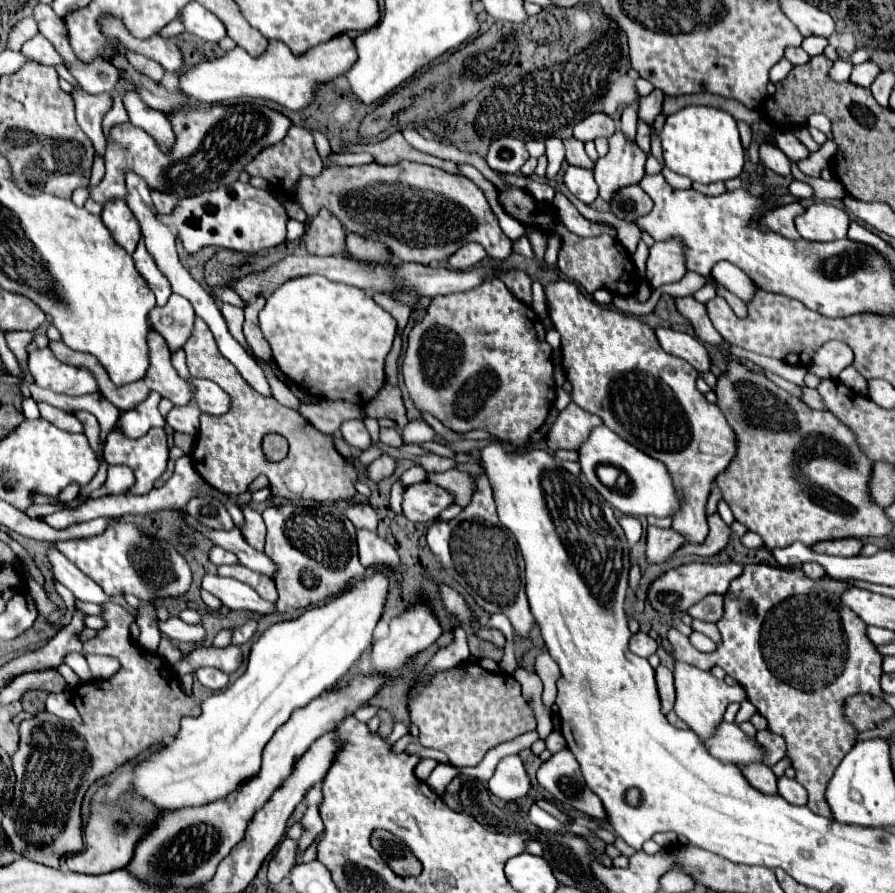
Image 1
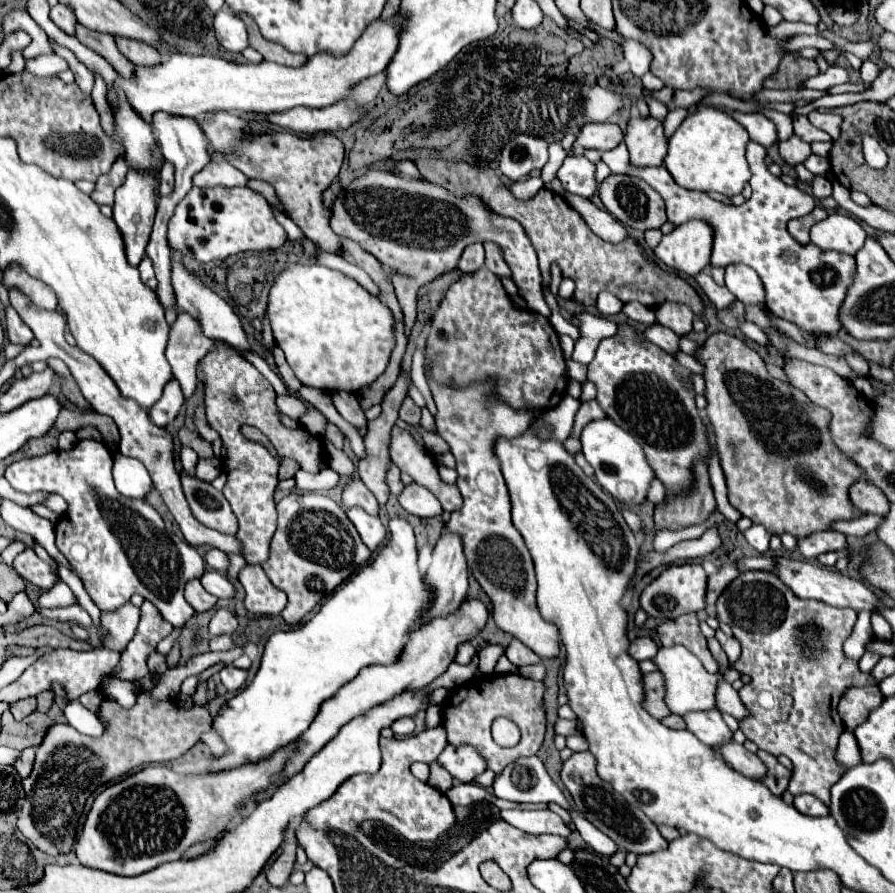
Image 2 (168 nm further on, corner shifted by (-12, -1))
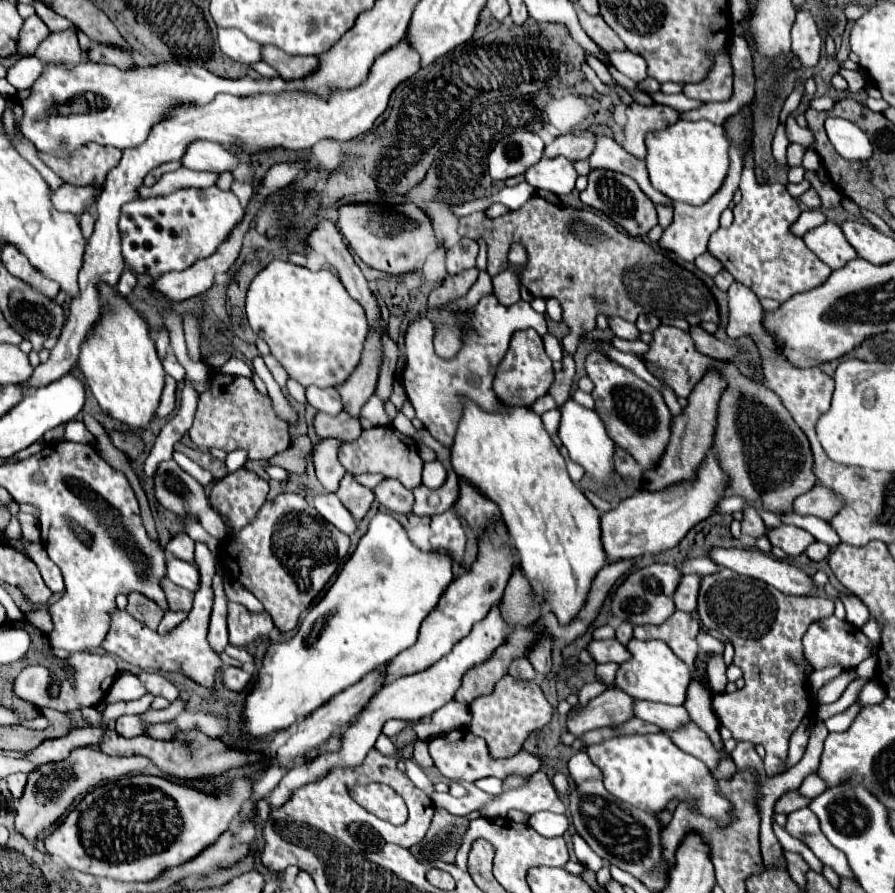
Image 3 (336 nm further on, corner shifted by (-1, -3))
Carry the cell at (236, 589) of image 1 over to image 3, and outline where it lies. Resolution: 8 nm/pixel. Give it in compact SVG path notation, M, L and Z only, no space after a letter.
M168 556L168 578L190 592L198 590L198 568L174 556Z

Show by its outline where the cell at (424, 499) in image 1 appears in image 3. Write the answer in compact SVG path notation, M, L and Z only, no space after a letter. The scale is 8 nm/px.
M384 480L374 488L376 500L396 514L410 514L414 506L412 490L404 488L398 480Z

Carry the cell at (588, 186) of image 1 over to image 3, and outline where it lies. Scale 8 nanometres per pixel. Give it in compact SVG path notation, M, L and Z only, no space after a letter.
M542 158L538 164L530 166L524 176L534 188L564 196L574 190L578 174L568 158Z

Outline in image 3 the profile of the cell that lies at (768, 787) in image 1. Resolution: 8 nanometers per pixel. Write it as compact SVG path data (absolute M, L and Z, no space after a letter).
M690 724L678 732L666 732L674 744L678 744L686 754L692 754L694 758L700 758L710 770L718 768L718 762L726 758L724 750L716 750L716 746L710 744L710 738L704 730L700 730L696 724Z

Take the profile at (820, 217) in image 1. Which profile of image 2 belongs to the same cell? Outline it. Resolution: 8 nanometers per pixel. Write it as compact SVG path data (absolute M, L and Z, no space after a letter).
M833 212L819 224L811 228L811 242L823 250L835 250L849 256L855 256L867 234L861 228L861 224L845 214Z

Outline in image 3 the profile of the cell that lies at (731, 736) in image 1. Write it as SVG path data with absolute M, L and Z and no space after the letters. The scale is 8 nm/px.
M636 700L634 706L636 718L642 718L646 722L652 722L660 726L662 730L680 730L682 726L688 726L690 714L684 710L684 706L668 706L668 704L658 704L658 702L646 702L646 700Z

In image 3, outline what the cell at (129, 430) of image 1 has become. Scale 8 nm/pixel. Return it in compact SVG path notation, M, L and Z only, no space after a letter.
M166 376L166 386L162 390L162 398L160 398L160 406L156 410L156 418L170 416L174 408L176 408L176 380Z

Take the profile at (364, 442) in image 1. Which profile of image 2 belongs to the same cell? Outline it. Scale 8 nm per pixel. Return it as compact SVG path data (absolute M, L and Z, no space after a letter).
M331 392L331 400L333 406L337 408L337 412L355 428L363 428L367 426L367 418L357 402L357 396L351 392Z

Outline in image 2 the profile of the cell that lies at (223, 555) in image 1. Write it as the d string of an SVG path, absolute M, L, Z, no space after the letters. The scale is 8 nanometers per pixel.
M211 548L209 552L205 552L205 562L207 562L211 568L215 568L217 572L221 572L221 574L225 574L225 570L227 570L227 566L229 566L227 554L223 554L223 552L217 550L217 548Z

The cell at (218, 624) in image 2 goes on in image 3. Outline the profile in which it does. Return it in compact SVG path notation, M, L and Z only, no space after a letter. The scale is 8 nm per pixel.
M216 574L216 578L214 578L214 606L212 606L212 614L210 614L210 626L208 626L208 644L218 654L228 644L226 604L228 604L228 598L222 588L222 578Z

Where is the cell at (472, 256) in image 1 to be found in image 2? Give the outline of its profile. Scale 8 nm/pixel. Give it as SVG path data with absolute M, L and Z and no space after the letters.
M471 244L471 246L467 246L467 248L463 250L457 268L459 268L463 274L469 274L469 272L475 272L477 268L481 268L481 266L483 266L483 260L485 260L483 244Z

